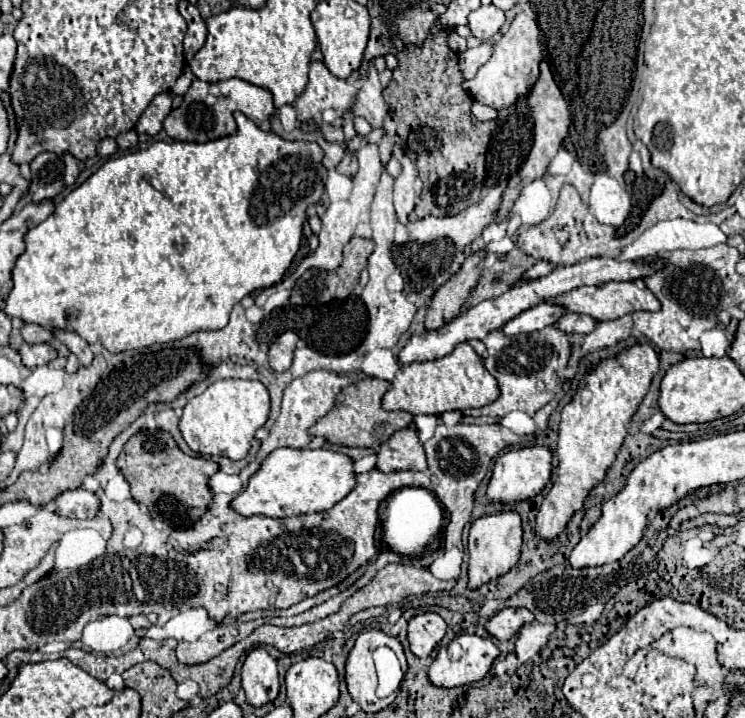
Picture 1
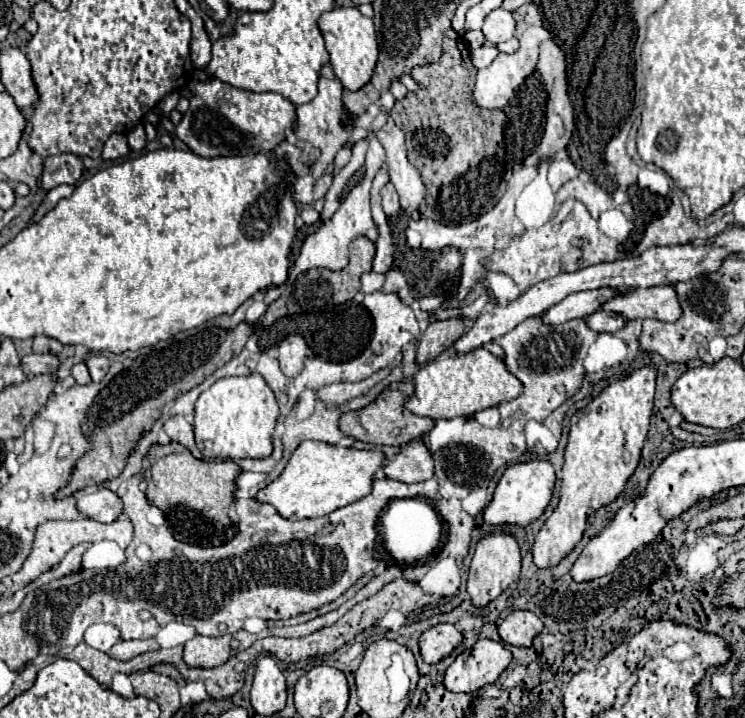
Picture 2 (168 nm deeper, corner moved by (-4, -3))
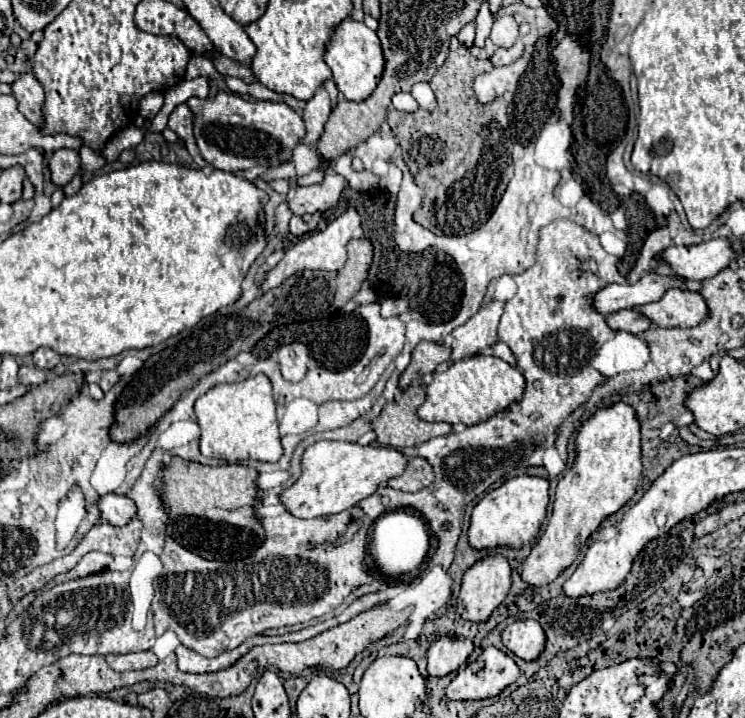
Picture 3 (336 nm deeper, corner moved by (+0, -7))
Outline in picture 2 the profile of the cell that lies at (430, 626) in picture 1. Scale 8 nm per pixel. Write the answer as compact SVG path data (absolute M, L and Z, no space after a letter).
M440 623L422 633L420 653L426 663L434 665L440 659L448 657L456 649L456 645L460 645L460 641L462 641L462 633L454 625Z

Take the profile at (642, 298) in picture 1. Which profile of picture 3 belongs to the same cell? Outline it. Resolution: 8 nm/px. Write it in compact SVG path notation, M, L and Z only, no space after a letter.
M666 289L660 301L634 307L634 311L658 327L694 327L708 317L702 295L682 289Z

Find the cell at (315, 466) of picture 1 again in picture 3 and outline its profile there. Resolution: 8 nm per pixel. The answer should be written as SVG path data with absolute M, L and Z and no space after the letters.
M316 441L302 455L302 471L292 487L280 493L280 503L300 519L340 513L370 497L390 477L404 471L406 457L396 449L356 445L346 441Z

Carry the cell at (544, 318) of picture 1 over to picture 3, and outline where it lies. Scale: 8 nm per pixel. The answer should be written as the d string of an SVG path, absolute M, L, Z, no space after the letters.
M644 275L638 283L634 285L606 285L598 293L592 295L592 309L596 309L602 315L620 311L620 309L632 309L636 305L652 303L658 301L668 287L684 287L684 281L674 277L674 275Z

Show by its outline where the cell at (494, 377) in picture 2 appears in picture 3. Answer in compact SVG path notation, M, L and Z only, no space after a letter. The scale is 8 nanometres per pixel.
M470 357L452 363L446 371L436 371L434 381L426 387L426 401L418 407L418 417L424 421L474 425L504 411L510 403L524 395L522 373L498 357Z

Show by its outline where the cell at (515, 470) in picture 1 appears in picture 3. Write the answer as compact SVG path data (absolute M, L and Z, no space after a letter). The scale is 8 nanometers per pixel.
M530 475L512 477L494 491L490 491L474 507L468 529L468 541L476 549L498 547L498 545L520 549L522 545L530 543L536 537L542 521L546 519L546 507L548 507L548 479Z

